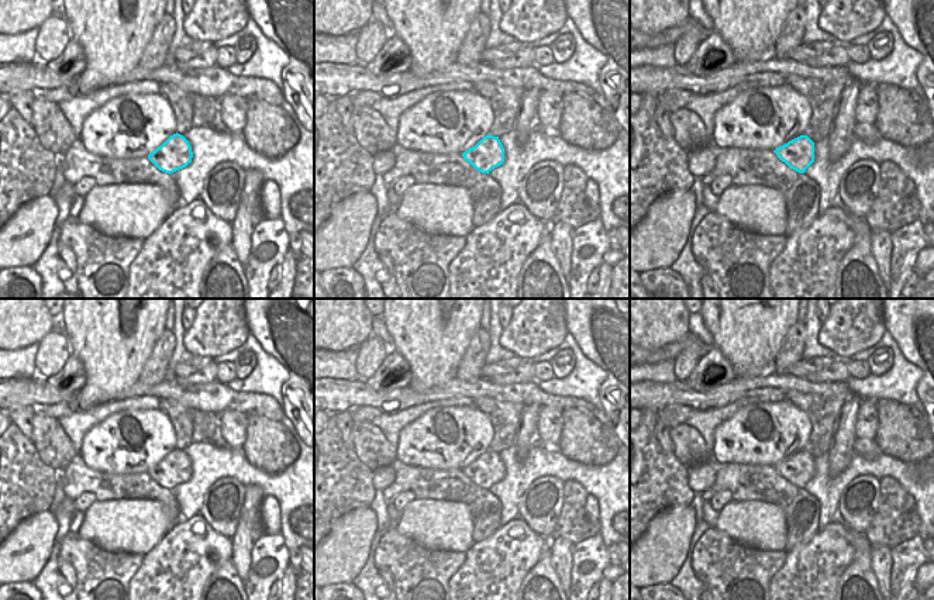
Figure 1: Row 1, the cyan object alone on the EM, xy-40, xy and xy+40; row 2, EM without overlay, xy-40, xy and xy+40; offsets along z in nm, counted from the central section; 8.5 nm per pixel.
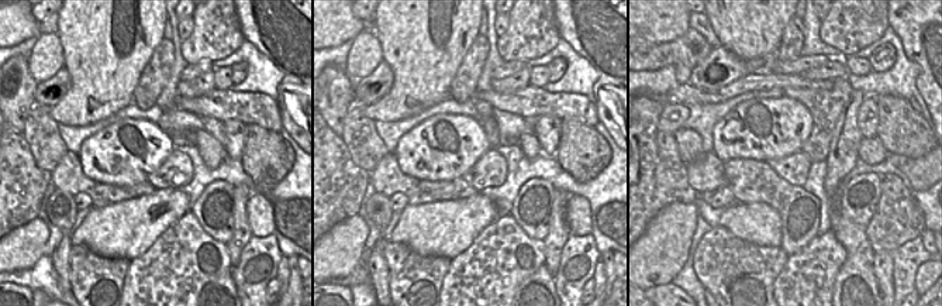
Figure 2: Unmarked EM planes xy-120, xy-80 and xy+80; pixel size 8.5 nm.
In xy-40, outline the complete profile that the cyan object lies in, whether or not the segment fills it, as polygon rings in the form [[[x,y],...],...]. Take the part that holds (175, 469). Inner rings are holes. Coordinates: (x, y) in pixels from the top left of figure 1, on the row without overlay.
[[[170,451],[161,462],[148,470],[148,475],[162,487],[173,489],[186,483],[193,473],[189,456],[180,451]]]

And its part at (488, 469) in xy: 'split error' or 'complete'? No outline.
complete

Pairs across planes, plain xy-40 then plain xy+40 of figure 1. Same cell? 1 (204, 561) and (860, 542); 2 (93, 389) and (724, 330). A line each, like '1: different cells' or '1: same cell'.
1: different cells
2: same cell

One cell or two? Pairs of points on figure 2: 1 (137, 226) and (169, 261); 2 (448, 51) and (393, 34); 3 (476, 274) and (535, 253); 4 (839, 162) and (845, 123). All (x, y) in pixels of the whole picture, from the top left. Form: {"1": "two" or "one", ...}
{"1": "two", "2": "one", "3": "one", "4": "one"}

